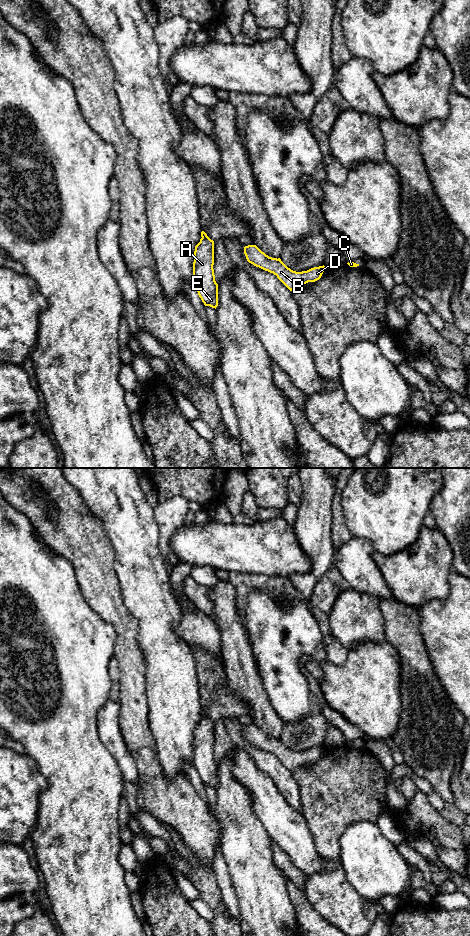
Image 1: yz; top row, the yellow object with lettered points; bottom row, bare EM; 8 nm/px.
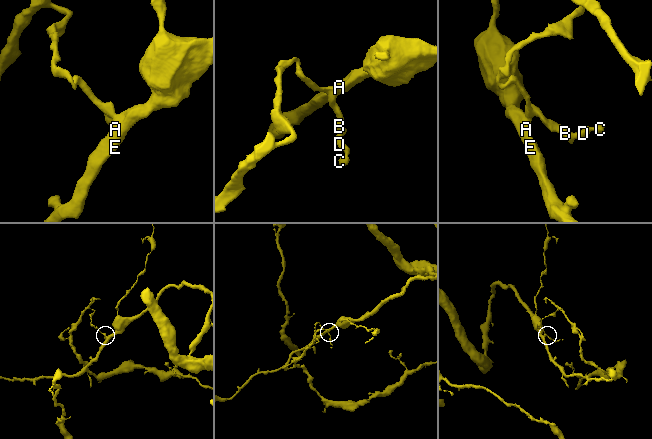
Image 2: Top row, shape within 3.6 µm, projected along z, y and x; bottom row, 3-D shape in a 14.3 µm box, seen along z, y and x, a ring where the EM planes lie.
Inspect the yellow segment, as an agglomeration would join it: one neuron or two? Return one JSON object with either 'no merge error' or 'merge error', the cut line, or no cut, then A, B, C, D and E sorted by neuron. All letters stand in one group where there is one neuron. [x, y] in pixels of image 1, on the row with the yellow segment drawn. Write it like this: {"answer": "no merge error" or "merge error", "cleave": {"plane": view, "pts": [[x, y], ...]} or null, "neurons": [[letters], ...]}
{"answer": "merge error", "cleave": {"plane": "yz", "pts": [[202, 237], [209, 239]]}, "neurons": [["A", "E"], ["B", "C", "D"]]}

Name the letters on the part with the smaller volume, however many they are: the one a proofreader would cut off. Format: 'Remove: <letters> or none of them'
Remove: B, C, D

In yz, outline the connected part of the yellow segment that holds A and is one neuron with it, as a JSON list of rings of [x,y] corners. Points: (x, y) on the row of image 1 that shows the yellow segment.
[[[201,238],[195,246],[192,282],[205,306],[218,306],[218,284],[214,275],[214,241]]]

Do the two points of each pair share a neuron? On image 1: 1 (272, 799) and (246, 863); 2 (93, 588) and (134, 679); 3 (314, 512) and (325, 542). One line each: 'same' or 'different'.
1: different
2: same
3: same

